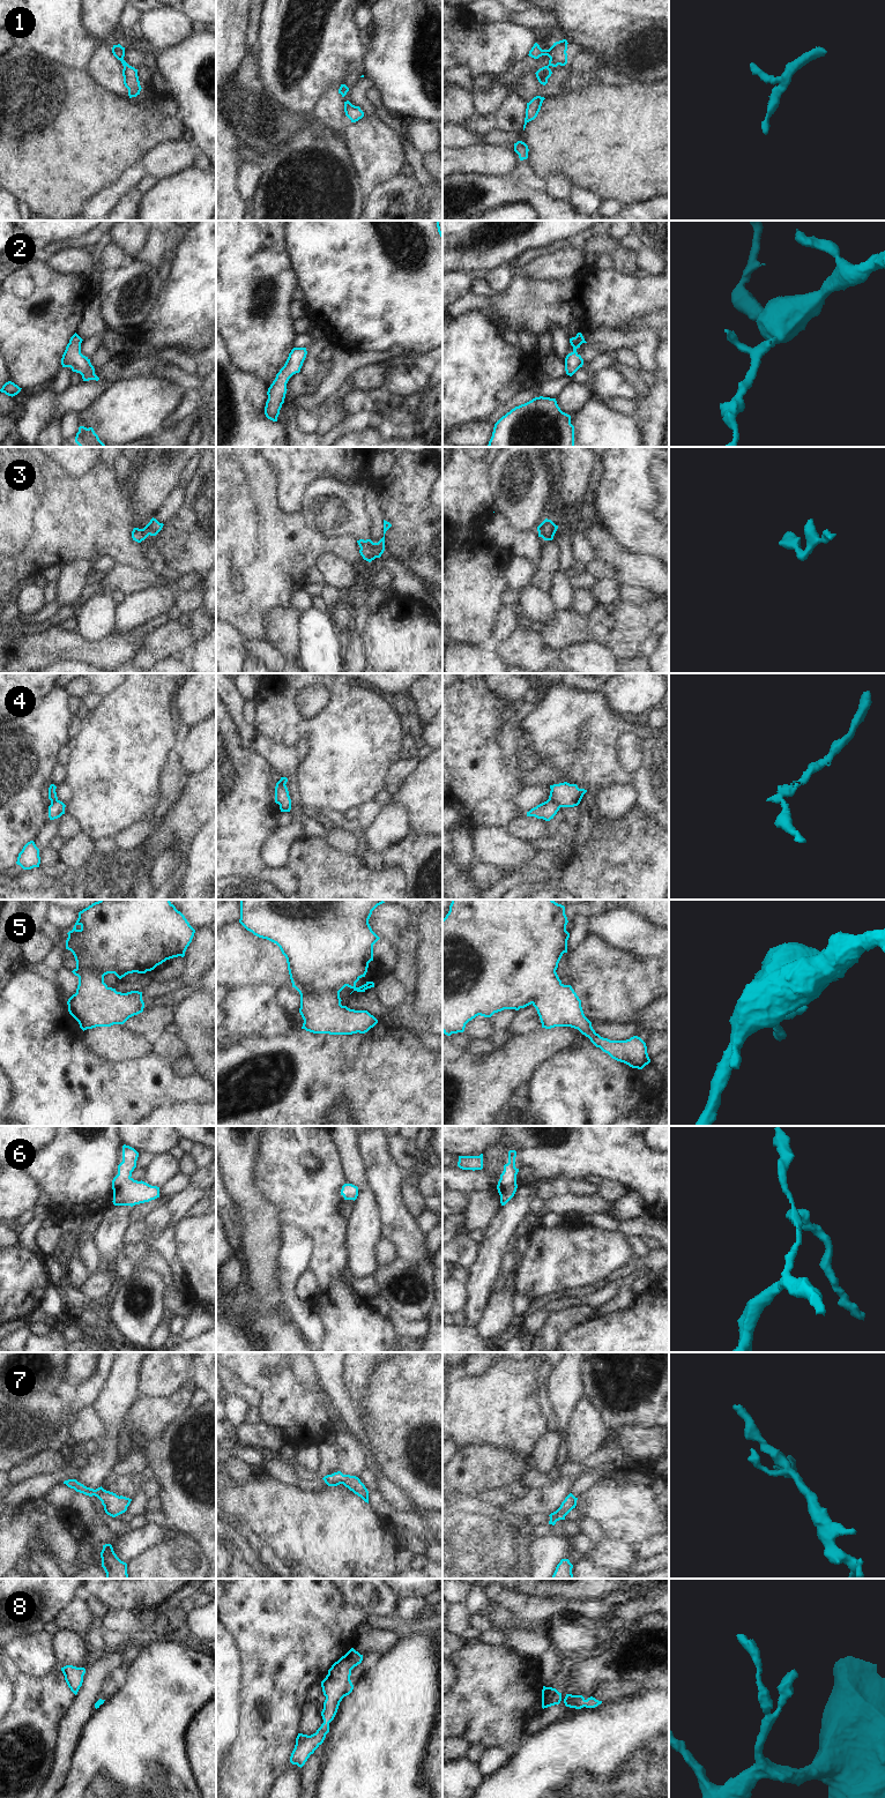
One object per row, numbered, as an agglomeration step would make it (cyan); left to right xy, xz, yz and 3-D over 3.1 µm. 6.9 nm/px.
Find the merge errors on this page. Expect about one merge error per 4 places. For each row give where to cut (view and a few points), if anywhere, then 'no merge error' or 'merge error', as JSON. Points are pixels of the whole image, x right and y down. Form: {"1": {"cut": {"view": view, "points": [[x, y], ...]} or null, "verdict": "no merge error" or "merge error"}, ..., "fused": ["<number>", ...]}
{"1": {"cut": null, "verdict": "no merge error"}, "2": {"cut": null, "verdict": "no merge error"}, "3": {"cut": null, "verdict": "no merge error"}, "4": {"cut": {"view": "yz", "points": [[548, 799], [559, 807]]}, "verdict": "merge error"}, "5": {"cut": null, "verdict": "no merge error"}, "6": {"cut": null, "verdict": "no merge error"}, "7": {"cut": null, "verdict": "no merge error"}, "8": {"cut": null, "verdict": "no merge error"}, "fused": ["4"]}

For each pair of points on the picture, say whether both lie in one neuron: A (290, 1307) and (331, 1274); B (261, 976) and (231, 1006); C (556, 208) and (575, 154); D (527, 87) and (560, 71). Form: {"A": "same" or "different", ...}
{"A": "different", "B": "different", "C": "different", "D": "same"}

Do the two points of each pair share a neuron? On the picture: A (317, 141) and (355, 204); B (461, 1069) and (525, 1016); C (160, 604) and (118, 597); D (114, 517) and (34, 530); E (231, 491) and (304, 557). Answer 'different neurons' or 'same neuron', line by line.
A: same neuron
B: different neurons
C: different neurons
D: same neuron
E: same neuron

